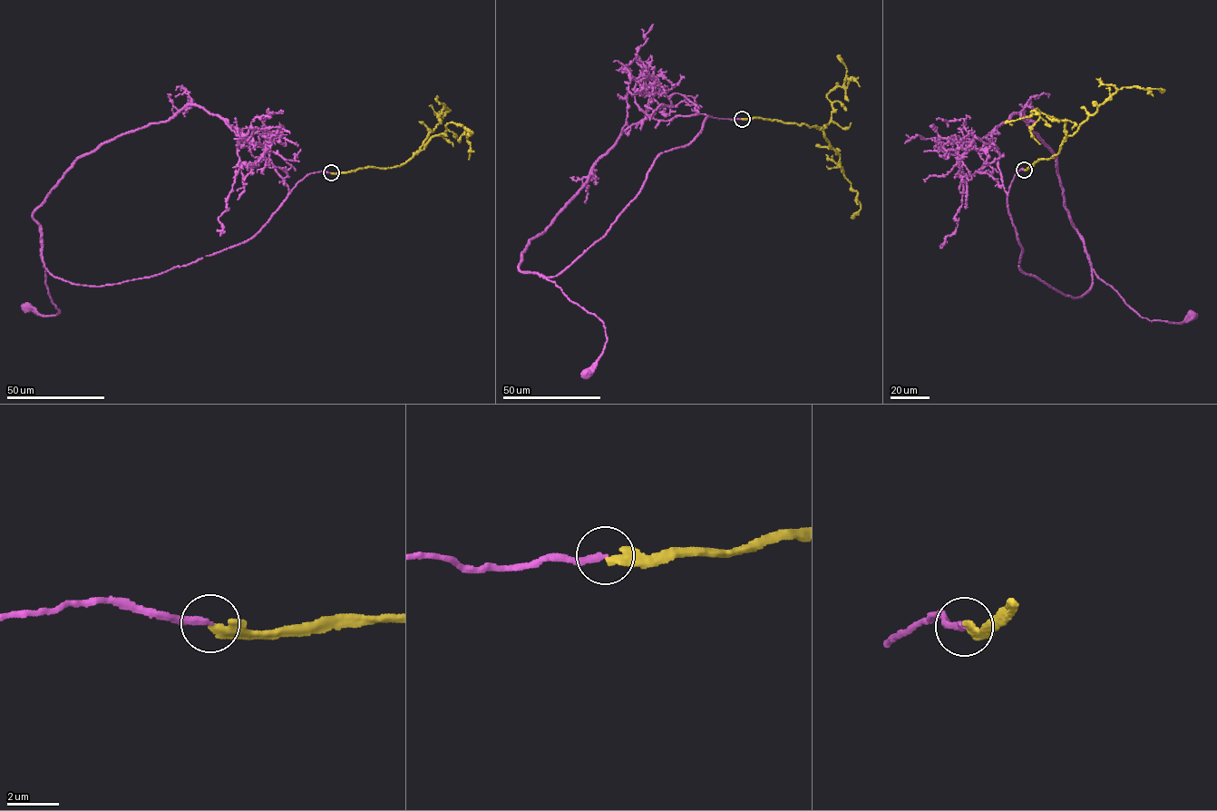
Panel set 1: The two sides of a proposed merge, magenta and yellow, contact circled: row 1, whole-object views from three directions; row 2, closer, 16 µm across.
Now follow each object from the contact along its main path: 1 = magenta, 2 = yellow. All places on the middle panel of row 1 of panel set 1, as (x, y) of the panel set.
1: (742, 119), (649, 116), (632, 124), (529, 241), (520, 270), (555, 282), (603, 322), (607, 341), (586, 373)
2: (742, 119), (760, 117), (822, 128), (839, 154), (845, 177), (857, 192), (861, 209), (853, 218)

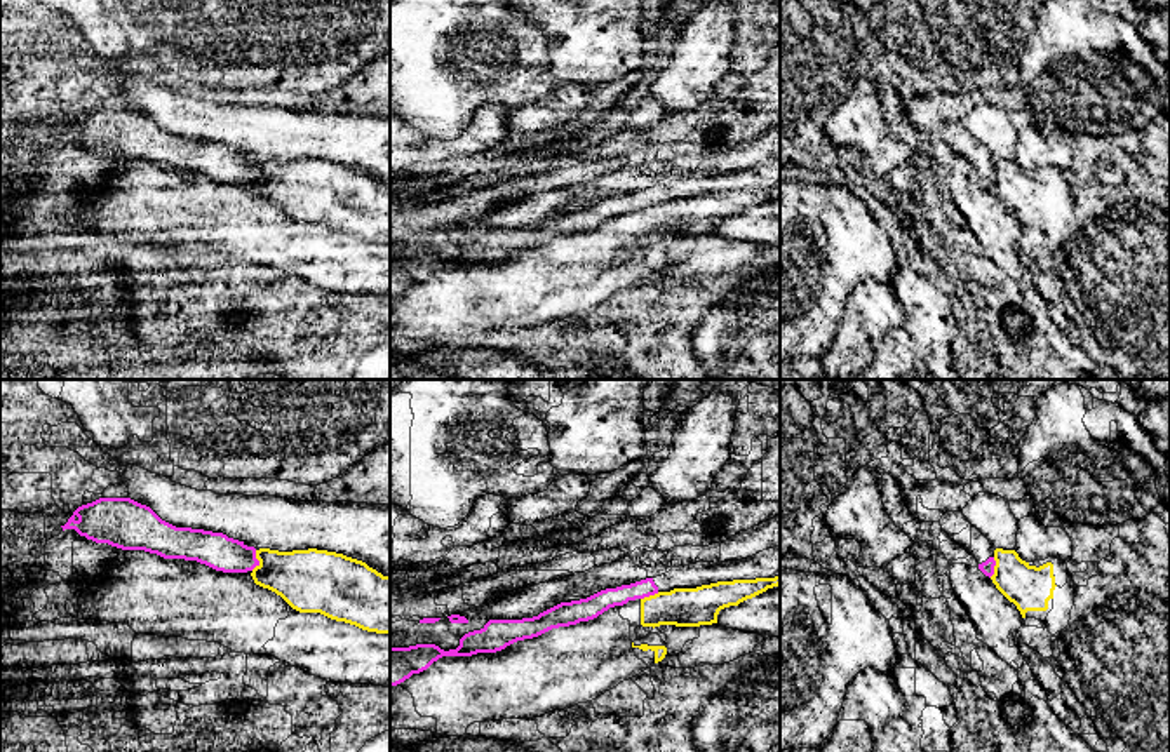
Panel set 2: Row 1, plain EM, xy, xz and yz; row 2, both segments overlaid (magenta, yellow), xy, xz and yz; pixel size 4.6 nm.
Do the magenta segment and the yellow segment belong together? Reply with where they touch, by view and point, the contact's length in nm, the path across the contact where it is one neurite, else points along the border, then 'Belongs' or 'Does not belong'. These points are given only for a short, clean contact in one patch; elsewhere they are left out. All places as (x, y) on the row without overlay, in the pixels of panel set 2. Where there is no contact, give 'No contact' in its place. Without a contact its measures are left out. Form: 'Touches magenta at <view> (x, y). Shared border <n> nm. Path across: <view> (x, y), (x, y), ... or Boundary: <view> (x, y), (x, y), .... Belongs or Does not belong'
Touches magenta at xy (258, 171). Shared border 100 nm. Boundary: xy (256, 161), (258, 173), (251, 180). Does not belong

